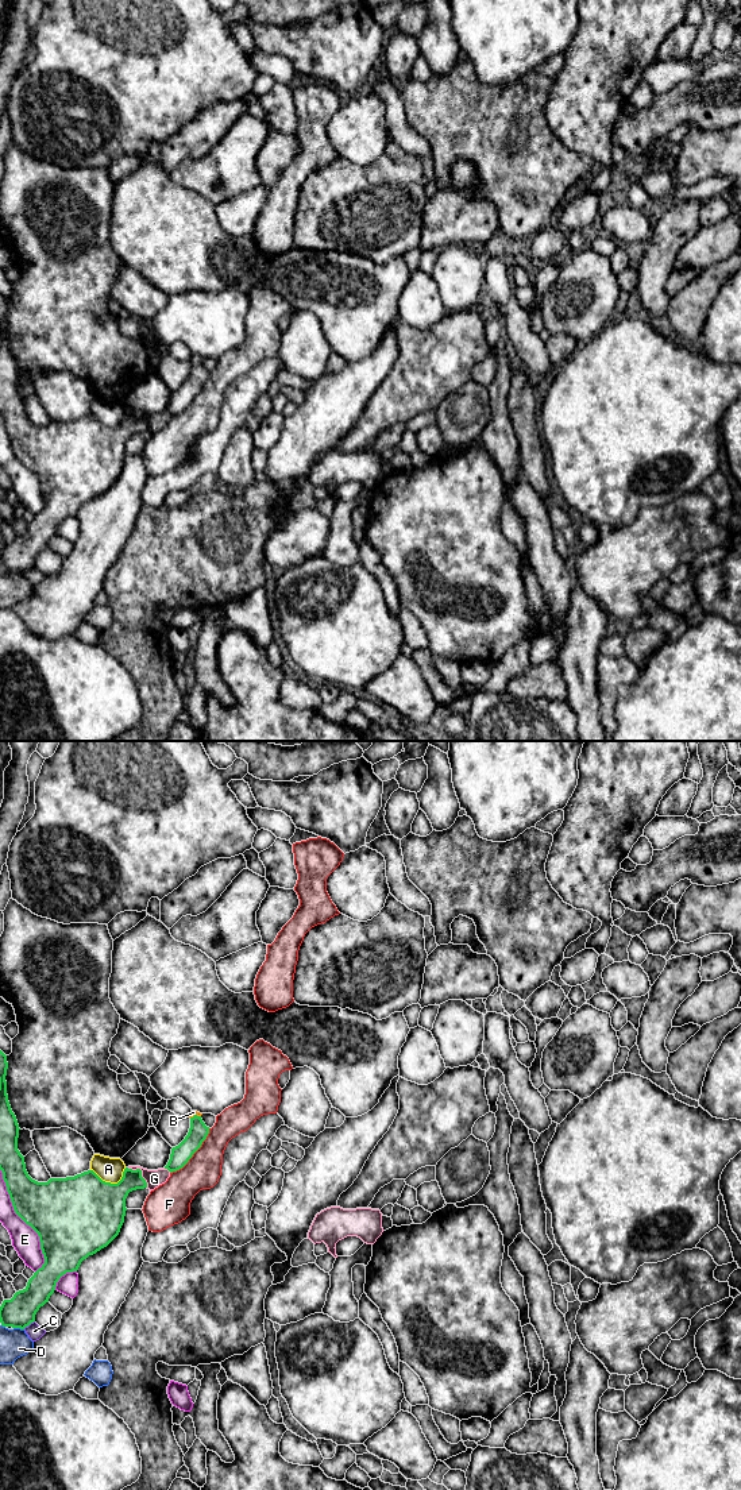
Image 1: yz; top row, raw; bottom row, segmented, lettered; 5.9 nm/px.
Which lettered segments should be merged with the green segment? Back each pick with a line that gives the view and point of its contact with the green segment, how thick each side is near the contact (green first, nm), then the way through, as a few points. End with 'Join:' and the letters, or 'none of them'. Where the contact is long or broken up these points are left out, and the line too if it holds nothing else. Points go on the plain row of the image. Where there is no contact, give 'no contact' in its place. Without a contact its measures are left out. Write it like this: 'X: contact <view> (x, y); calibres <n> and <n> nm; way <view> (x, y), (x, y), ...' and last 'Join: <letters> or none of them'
B: contact yz (195, 359); calibres 120 and 30 nm; way yz (181, 398), (195, 382), (195, 359), (193, 356)
Join: B

